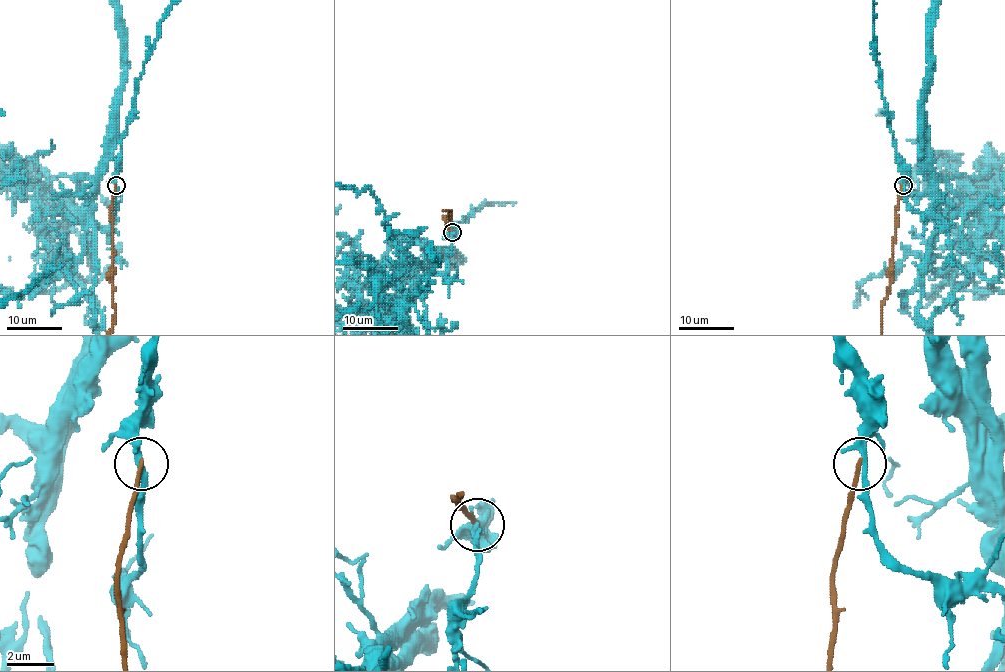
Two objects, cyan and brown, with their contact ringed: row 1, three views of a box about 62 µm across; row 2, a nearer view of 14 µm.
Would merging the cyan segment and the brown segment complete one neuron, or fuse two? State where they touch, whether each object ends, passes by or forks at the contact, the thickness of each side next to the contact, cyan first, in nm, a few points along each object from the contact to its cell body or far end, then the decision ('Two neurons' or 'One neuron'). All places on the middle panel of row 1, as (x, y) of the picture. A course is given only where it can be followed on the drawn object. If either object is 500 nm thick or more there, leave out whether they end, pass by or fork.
Place: (452, 232). At the ring cyan forks. At the ring brown ends. Thickness 190 nm (cyan) against 180 nm. Two neurons

